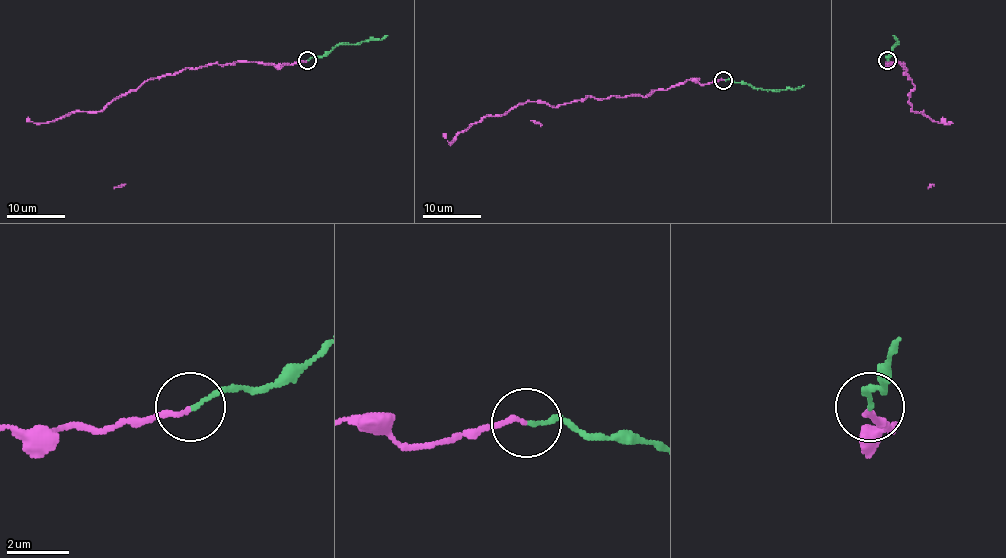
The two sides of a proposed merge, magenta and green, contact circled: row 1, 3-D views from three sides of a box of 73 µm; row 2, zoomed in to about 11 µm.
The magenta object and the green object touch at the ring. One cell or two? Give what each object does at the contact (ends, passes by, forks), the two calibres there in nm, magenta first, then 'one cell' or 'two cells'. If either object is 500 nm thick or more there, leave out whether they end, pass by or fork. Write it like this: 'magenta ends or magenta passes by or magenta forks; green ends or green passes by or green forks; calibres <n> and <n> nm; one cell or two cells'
magenta ends; green ends; calibres 150 and 120 nm; two cells

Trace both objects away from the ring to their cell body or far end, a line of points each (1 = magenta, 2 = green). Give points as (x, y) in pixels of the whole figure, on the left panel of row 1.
1: (307, 60), (290, 65), (236, 62), (185, 67), (144, 81), (102, 110), (69, 113), (45, 123), (26, 118)
2: (307, 60), (326, 56), (339, 44), (360, 44), (387, 35)

